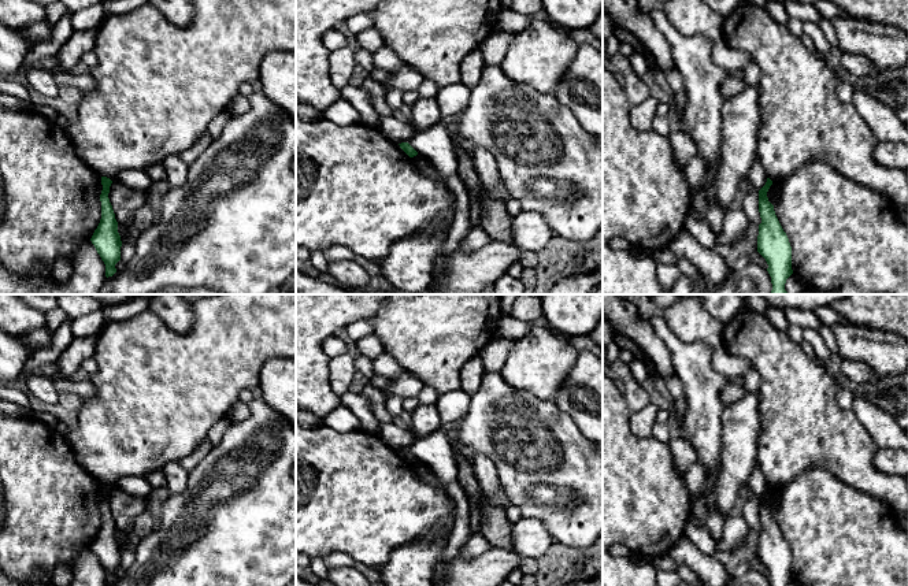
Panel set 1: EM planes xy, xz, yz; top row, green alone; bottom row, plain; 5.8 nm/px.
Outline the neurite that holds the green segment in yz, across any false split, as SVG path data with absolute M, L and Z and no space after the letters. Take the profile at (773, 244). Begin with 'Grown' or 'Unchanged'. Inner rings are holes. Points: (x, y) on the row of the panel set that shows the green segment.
Unchanged. M767 178L766 185L759 190L759 212L761 223L759 225L757 252L768 264L771 277L771 294L787 294L785 290L786 279L793 274L792 270L792 246L783 231L774 205L768 201L767 192L772 181Z

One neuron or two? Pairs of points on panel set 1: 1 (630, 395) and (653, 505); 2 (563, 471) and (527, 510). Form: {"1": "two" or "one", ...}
{"1": "two", "2": "one"}

